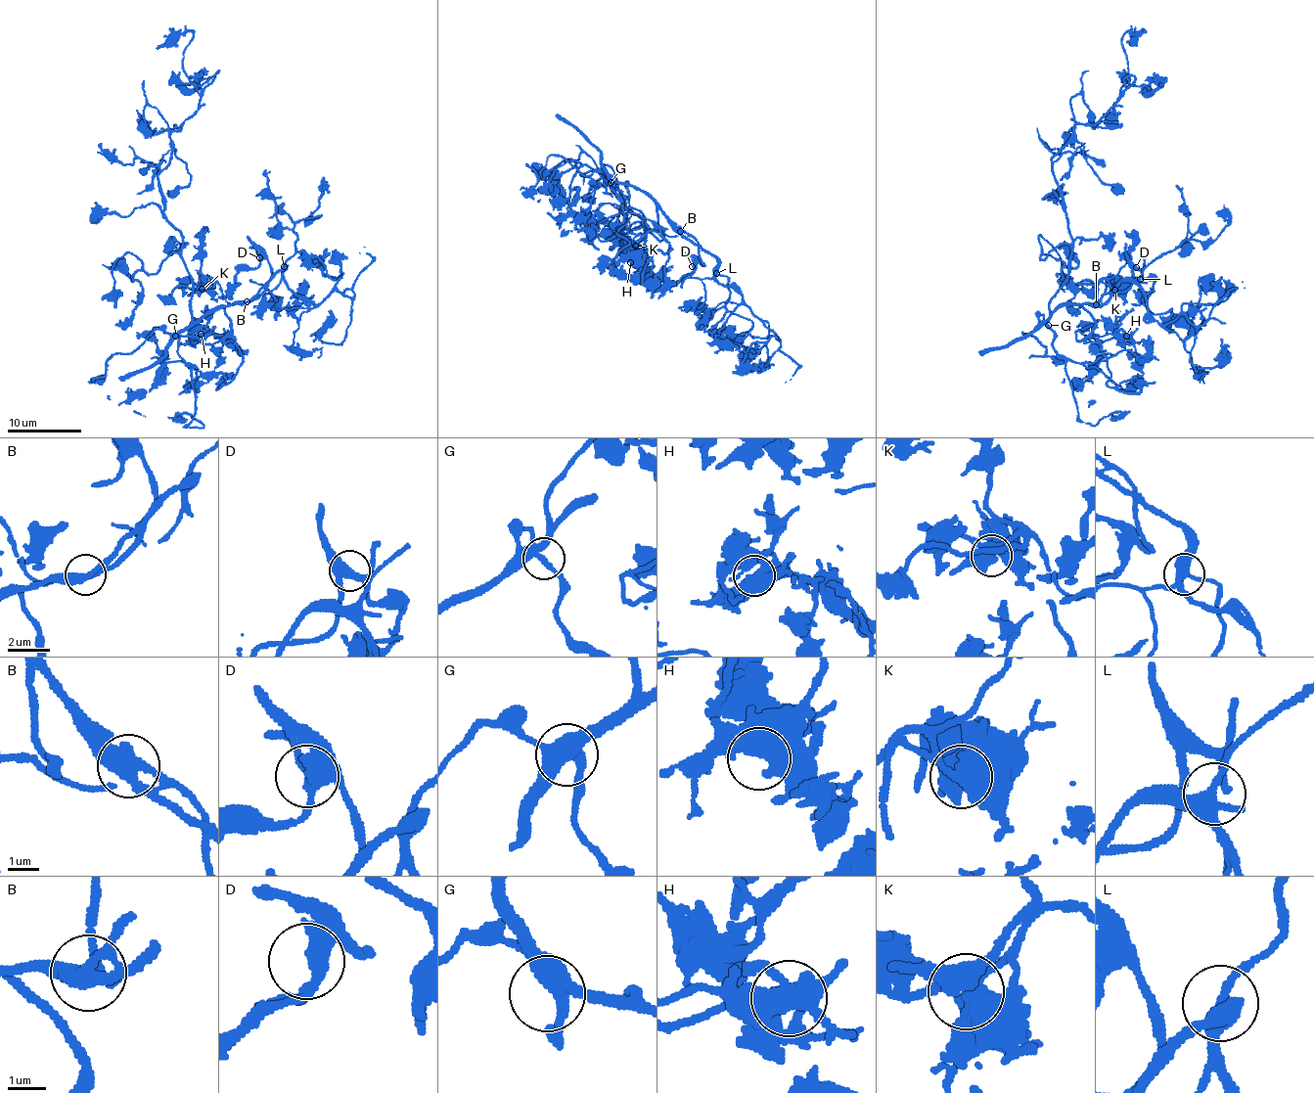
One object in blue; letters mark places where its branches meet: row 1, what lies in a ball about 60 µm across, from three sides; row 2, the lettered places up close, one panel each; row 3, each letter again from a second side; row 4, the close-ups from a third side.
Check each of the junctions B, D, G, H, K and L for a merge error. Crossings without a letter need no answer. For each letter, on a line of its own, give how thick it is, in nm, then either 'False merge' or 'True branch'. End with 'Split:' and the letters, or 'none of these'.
B: Thickness 400 nm. True branch
D: Thickness 360 nm. True branch
G: Thickness 360 nm. True branch
H: Thickness 850 nm. True branch
K: Thickness 440 nm. True branch
L: Thickness 360 nm. True branch
Split: none of these

